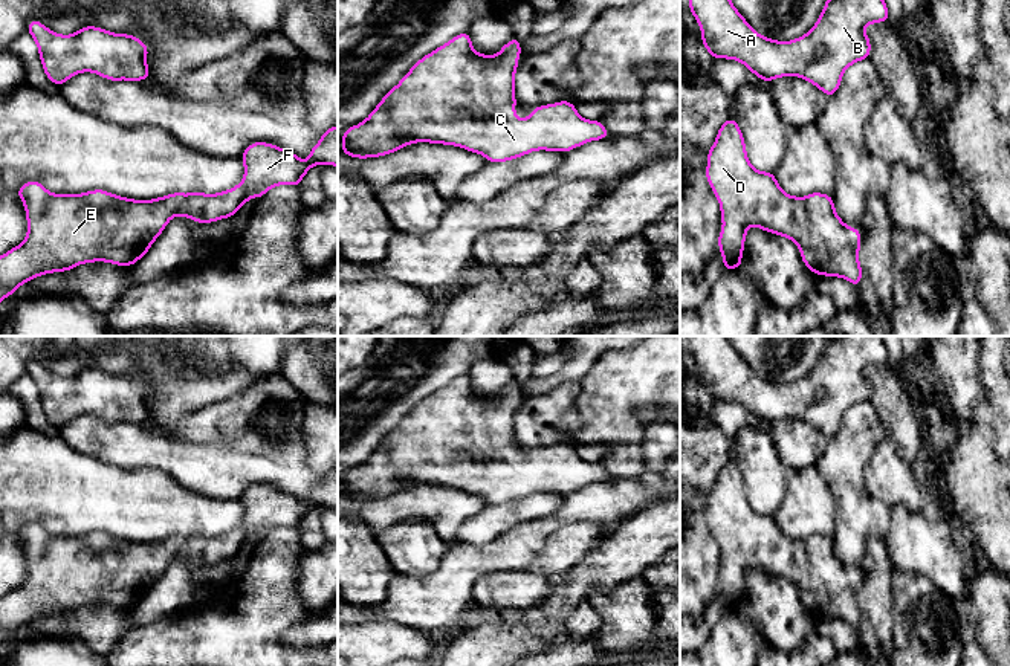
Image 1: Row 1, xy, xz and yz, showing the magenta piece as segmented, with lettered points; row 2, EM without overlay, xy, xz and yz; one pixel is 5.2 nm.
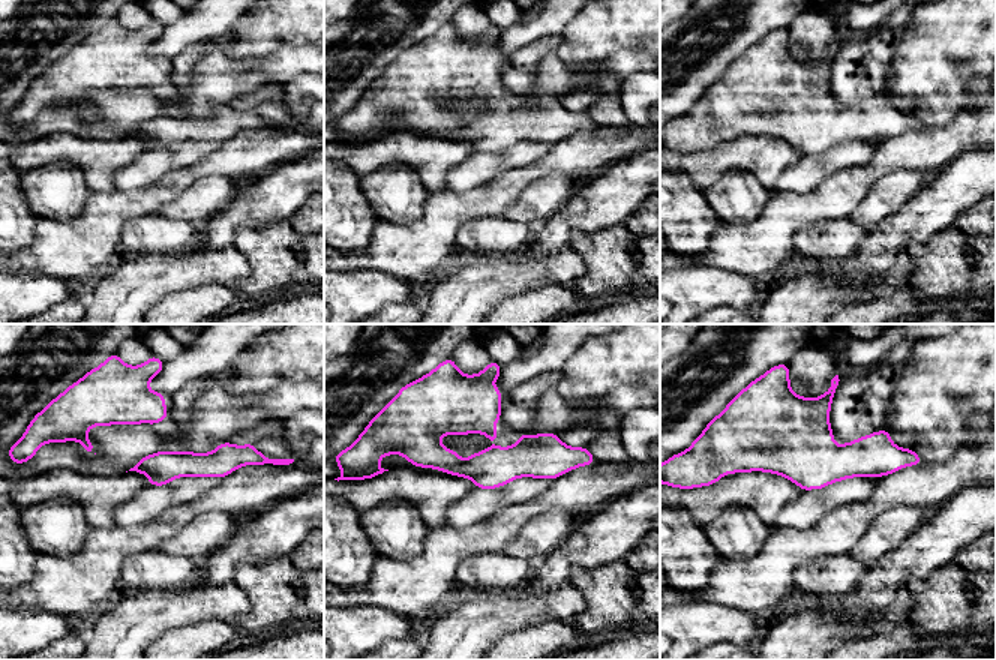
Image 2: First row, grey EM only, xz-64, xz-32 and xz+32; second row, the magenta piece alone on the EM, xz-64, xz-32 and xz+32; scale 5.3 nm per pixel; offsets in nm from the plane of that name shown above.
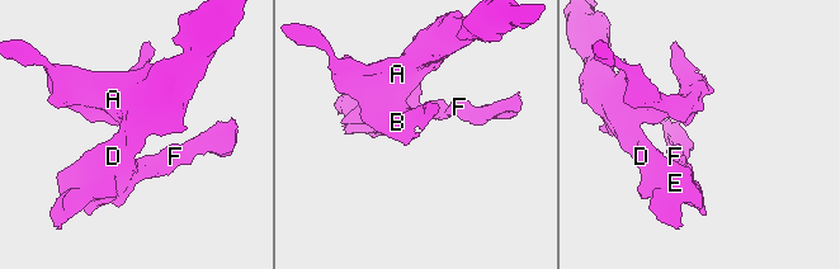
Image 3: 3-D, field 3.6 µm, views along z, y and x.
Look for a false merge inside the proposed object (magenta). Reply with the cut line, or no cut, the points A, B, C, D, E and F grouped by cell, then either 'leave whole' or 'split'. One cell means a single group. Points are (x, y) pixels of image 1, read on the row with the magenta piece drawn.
no cut; A B C D E F; leave whole

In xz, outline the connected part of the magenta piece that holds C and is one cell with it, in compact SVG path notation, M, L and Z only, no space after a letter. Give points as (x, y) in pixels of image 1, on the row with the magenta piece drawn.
M469 32L455 35L419 60L365 121L344 131L341 151L367 159L414 142L431 142L461 147L483 154L487 162L507 162L536 150L567 153L610 136L600 121L581 118L568 101L535 107L530 116L518 119L513 78L520 55L515 37L497 55L481 55L474 50Z

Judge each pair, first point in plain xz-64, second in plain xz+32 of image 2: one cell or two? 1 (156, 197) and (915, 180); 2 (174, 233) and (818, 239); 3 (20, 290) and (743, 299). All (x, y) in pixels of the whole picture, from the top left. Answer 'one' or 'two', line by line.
1: two
2: one
3: one

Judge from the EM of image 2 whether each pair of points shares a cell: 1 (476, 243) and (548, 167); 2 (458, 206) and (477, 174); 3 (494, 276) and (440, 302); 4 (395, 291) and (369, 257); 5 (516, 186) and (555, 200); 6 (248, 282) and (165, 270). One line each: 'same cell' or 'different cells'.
1: different cells
2: different cells
3: same cell
4: different cells
5: different cells
6: different cells

